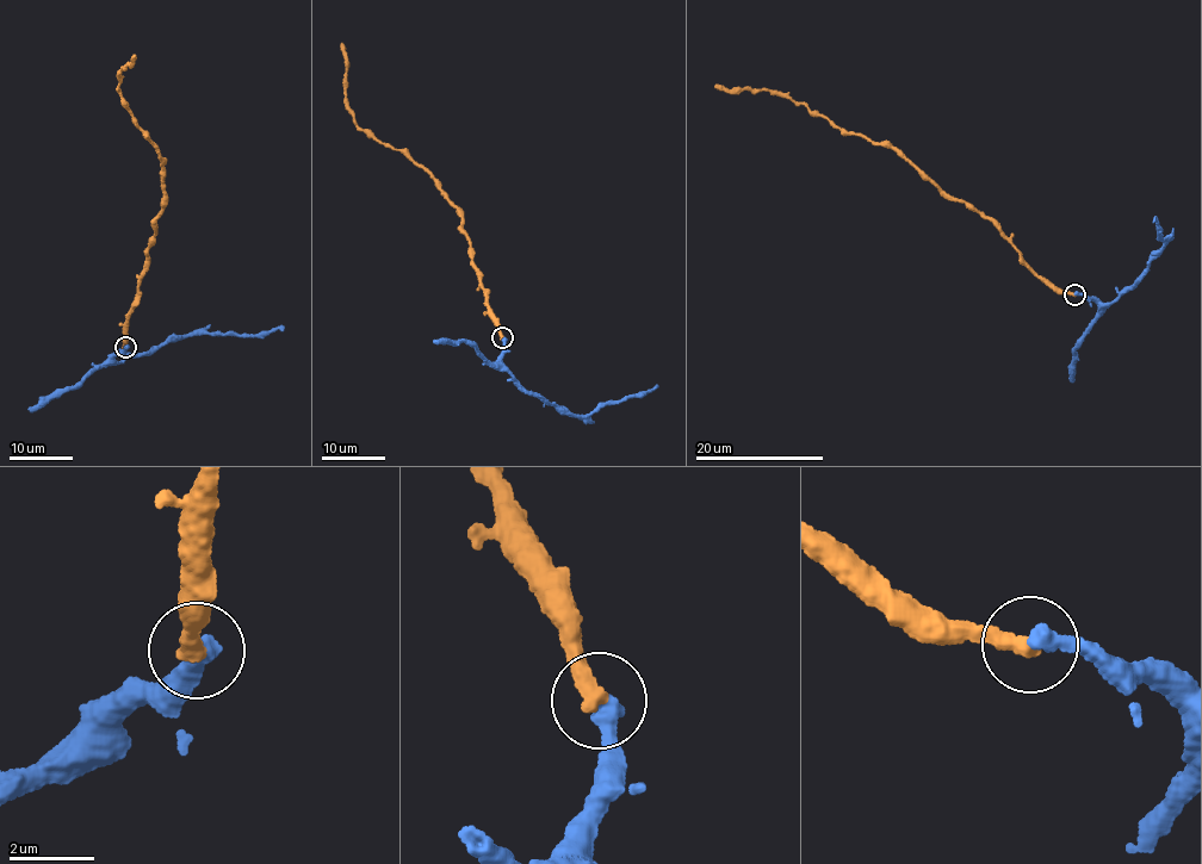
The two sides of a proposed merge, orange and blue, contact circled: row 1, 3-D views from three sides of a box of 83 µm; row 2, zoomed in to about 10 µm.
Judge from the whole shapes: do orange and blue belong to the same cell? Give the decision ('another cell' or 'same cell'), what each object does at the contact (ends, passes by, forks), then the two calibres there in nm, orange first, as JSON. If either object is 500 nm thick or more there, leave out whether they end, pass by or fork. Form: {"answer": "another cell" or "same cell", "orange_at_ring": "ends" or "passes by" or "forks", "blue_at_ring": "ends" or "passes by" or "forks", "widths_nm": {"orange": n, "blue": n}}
{"answer": "same cell", "orange_at_ring": "ends", "blue_at_ring": "ends", "widths_nm": {"orange": 400, "blue": 400}}

